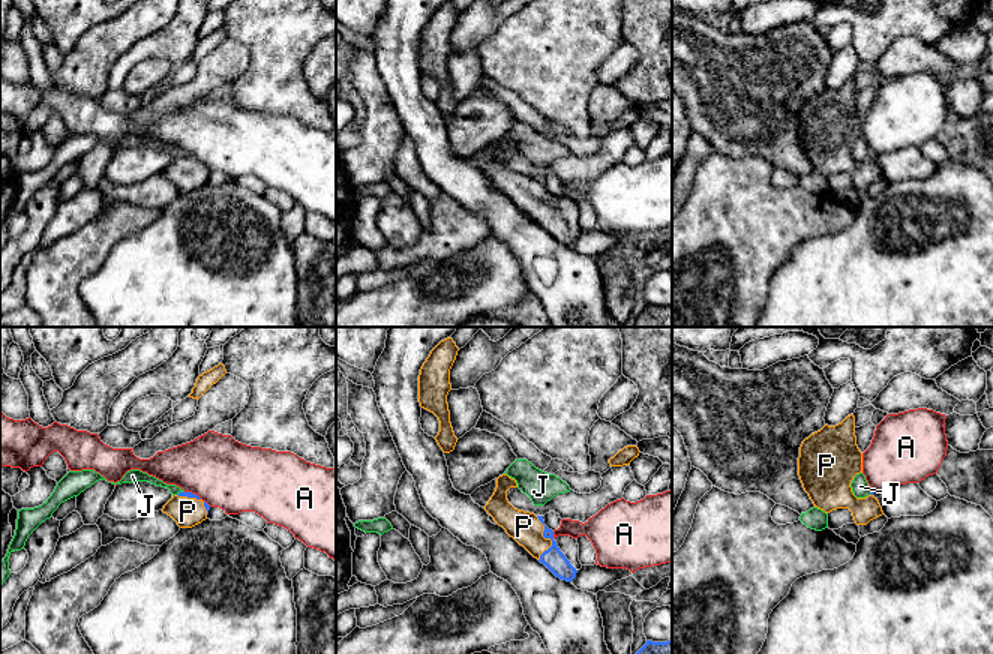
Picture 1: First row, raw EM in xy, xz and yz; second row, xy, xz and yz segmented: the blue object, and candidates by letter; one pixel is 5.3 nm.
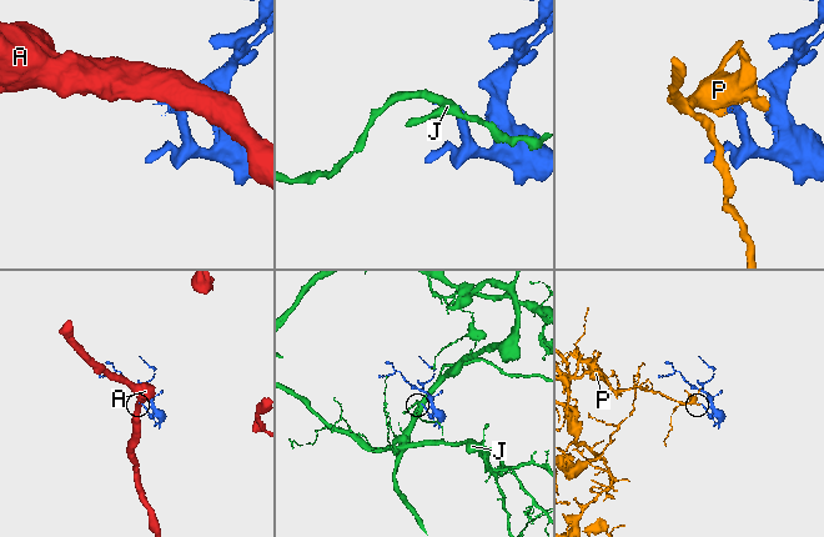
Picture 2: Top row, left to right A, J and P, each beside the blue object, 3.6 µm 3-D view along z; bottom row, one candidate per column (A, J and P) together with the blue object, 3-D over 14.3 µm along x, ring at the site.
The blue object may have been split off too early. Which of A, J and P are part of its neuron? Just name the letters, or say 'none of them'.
P

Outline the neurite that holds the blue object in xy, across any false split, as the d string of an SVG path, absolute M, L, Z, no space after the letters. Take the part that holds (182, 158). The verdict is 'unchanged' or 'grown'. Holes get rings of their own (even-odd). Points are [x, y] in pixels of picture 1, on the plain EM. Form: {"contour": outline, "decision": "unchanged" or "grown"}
{"contour": "M192 156L174 159L162 172L180 192L192 192L207 183L210 170Z", "decision": "grown"}

